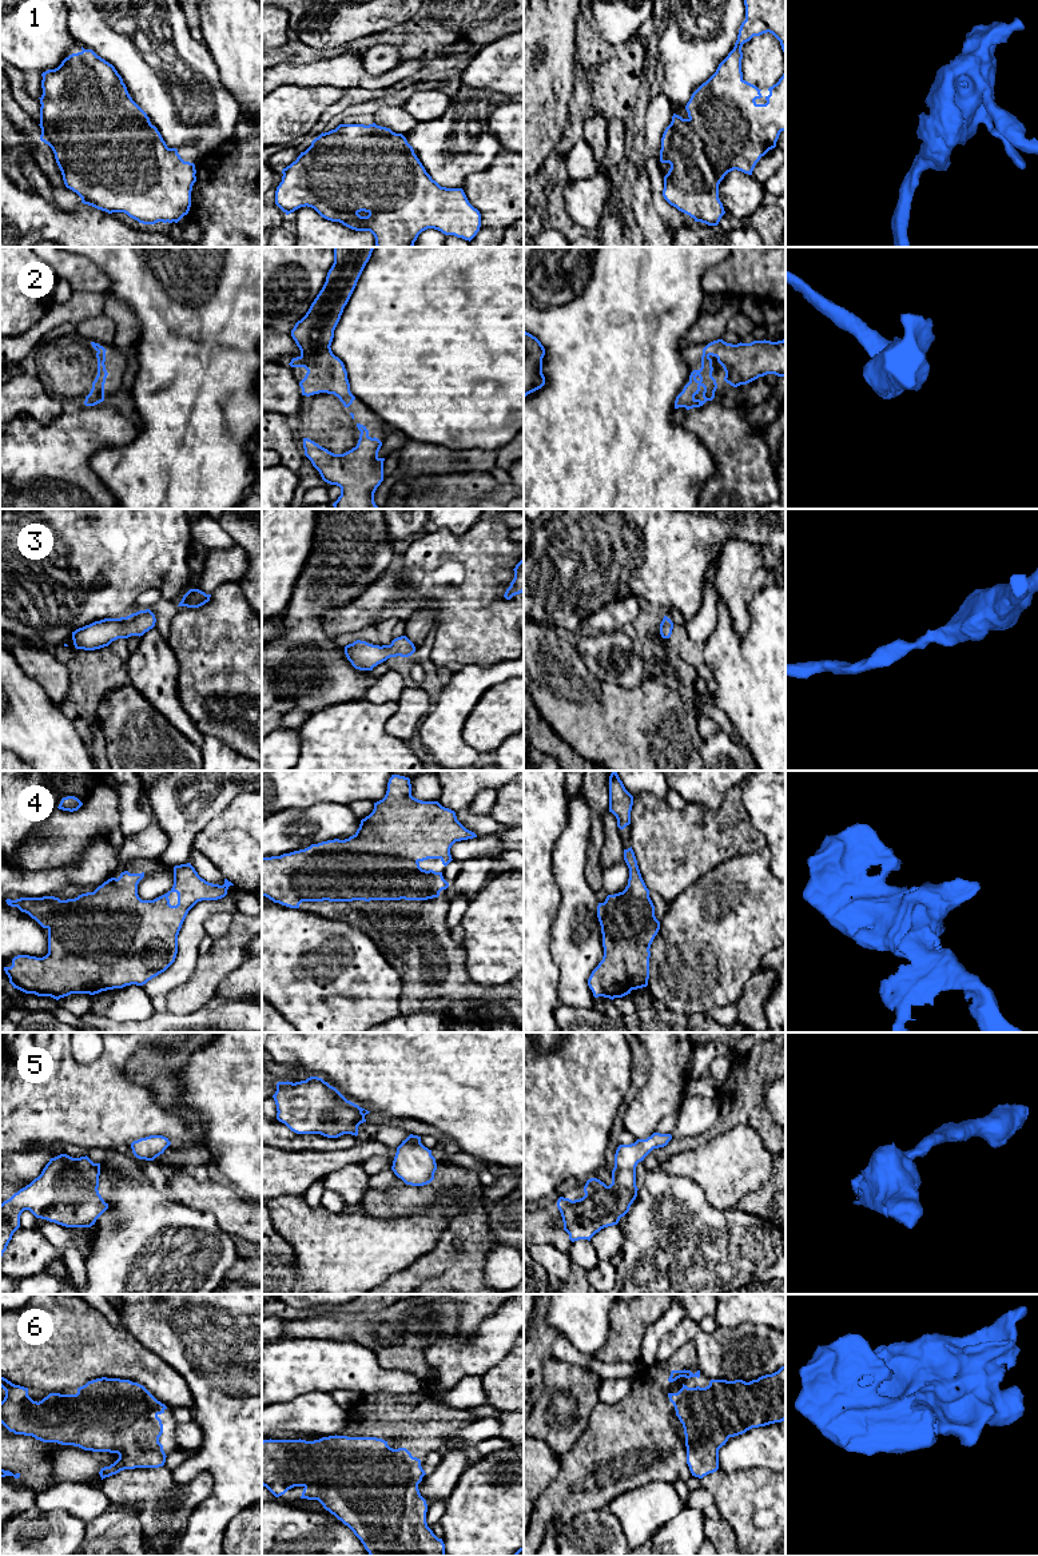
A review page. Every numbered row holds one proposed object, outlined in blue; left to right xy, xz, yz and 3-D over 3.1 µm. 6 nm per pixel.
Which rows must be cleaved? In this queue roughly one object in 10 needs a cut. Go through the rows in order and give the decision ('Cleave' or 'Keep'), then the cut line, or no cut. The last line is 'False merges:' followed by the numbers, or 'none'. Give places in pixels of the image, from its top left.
1: Keep. No split
2: Keep. No split
3: Keep. No split
4: Keep. No split
5: Keep. No split
6: Keep. No split
False merges: none

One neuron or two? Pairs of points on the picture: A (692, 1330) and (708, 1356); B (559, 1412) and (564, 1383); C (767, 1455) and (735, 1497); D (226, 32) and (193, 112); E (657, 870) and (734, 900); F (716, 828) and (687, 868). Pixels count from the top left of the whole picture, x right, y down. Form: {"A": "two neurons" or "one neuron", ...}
{"A": "two neurons", "B": "one neuron", "C": "two neurons", "D": "two neurons", "E": "two neurons", "F": "one neuron"}

